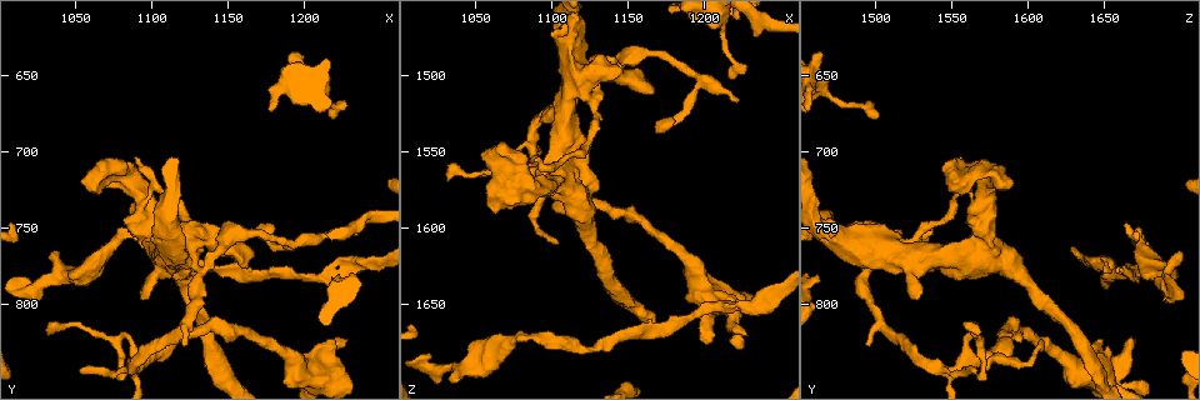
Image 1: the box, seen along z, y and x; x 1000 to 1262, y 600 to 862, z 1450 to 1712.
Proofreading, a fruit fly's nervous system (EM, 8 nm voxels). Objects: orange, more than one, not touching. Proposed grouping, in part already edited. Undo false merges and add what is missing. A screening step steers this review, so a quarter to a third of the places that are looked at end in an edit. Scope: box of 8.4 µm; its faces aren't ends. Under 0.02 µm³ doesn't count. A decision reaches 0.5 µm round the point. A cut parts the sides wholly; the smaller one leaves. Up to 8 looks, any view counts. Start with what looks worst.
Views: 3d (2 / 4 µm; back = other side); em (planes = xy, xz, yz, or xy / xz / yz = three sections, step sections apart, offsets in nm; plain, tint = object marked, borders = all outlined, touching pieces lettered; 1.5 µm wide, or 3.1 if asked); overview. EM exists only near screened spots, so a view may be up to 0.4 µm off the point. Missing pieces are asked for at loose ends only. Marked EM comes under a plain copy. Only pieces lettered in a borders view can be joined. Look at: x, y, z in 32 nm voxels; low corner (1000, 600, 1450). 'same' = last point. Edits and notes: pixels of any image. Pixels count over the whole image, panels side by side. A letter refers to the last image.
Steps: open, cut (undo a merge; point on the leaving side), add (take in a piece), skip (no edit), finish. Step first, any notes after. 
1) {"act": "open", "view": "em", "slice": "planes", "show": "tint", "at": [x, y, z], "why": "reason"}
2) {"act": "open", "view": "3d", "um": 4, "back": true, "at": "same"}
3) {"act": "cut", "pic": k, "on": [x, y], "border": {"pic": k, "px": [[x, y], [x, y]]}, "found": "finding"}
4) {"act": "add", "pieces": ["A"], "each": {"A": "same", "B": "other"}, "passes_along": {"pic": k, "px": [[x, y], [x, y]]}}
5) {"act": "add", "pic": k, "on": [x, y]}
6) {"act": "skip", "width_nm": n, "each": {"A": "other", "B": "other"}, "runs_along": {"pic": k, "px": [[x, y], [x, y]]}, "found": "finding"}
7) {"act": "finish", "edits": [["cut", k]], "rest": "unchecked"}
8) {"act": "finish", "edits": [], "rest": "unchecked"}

{"act": "open", "view": "3d", "um": 2, "at": [1220, 676, 1502]}

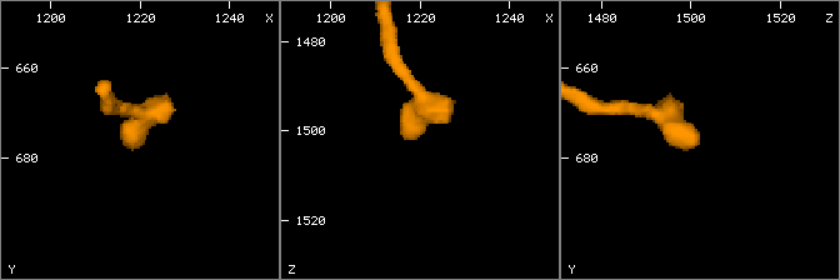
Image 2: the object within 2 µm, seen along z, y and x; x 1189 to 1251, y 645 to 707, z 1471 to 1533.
{"act": "open", "view": "em", "slice": "yz", "step": 8, "show": "tint", "at": [1218, 678, 1502], "why": "need the tissue"}

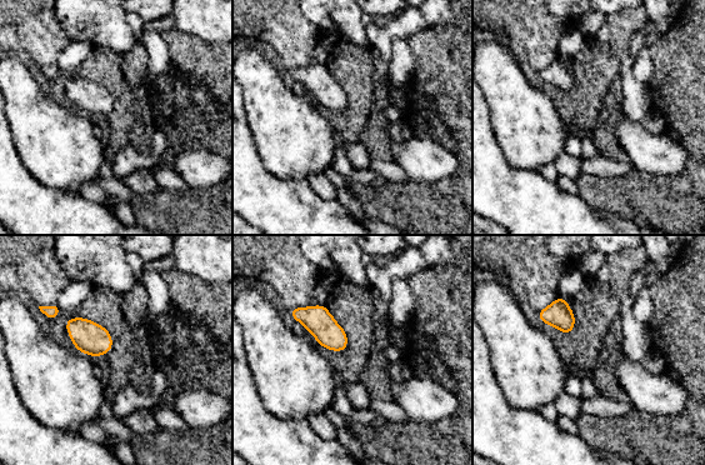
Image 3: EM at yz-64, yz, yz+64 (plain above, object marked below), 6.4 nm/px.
{"act": "open", "view": "em", "slice": "planes", "show": "borders", "at": "same"}

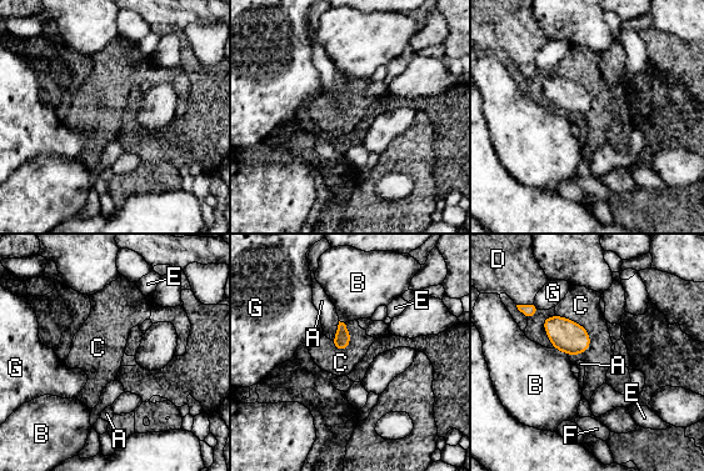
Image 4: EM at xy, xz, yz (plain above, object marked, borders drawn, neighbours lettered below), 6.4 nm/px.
{"act": "skip", "longest_contact_nm": ["C", 320], "each": {"A": "other", "B": "other", "C": "other", "D": "other", "E": "other", "F": "other", "G": "other"}, "border": {"pic": 4, "px": [[555, 314], [587, 331], [584, 352]]}, "found": "none of them fits"}

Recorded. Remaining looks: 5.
{"act": "open", "view": "3d", "um": 4, "at": [1124, 780, 1550], "why": "stops while still wide"}

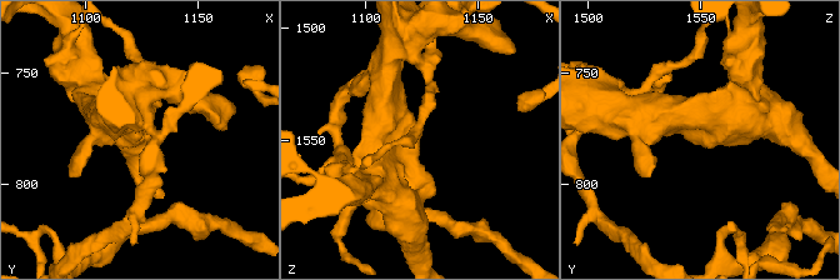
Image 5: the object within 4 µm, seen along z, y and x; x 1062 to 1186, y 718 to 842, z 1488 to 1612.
{"act": "open", "view": "em", "slice": "xy", "step": 4, "show": "borders", "at": [1124, 780, 1551], "why": "need the tissue"}

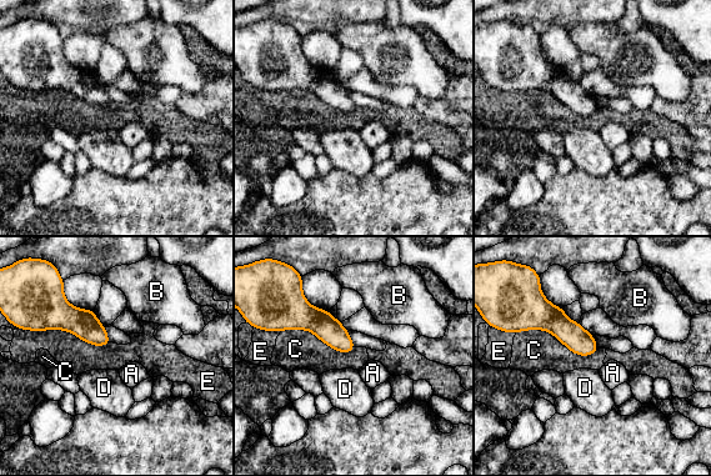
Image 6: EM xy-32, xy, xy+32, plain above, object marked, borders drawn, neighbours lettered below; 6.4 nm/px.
{"act": "open", "view": "em", "slice": "planes", "show": "borders", "at": "same"}

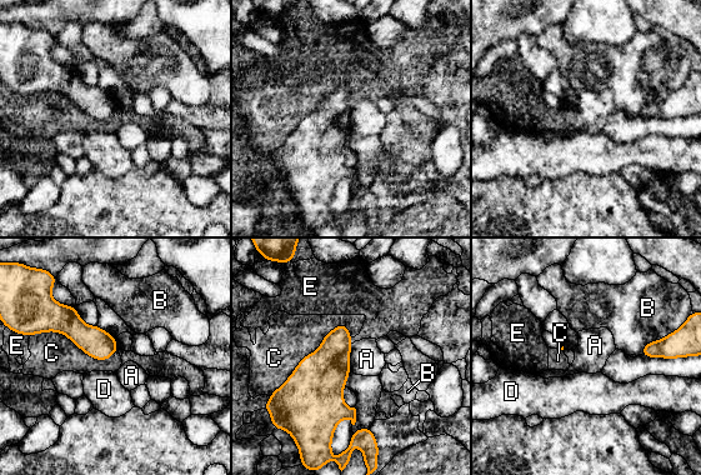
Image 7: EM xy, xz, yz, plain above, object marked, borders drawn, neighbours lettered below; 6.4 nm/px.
{"act": "skip", "each": {"A": "other", "B": "other", "C": "other", "D": "other", "E": "other"}, "border": {"pic": 7, "px": [[354, 343], [350, 350], [349, 371]]}, "found": "none of them fits"}

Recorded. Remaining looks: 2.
{"act": "open", "view": "em", "slice": "xy", "step": 4, "show": "borders", "at": [1166, 752, 1536]}

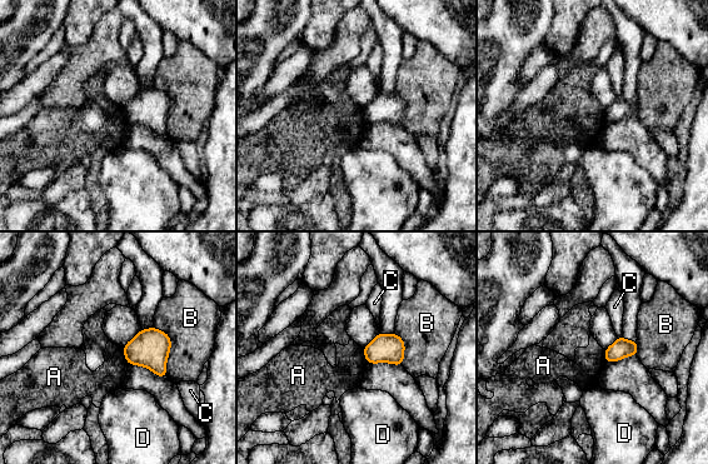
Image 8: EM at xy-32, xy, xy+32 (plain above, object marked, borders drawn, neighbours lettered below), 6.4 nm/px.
{"act": "skip", "width_nm": 120, "each": {"A": "other", "B": "other", "C": "other", "D": "other"}, "border": {"pic": 8, "px": [[121, 347], [128, 365]]}, "found": "none of them fits"}

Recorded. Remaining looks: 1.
{"act": "finish", "edits": [], "rest": "unchecked"}

